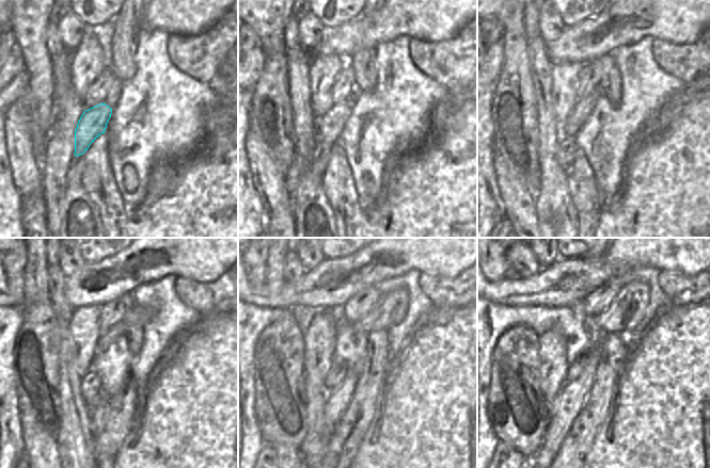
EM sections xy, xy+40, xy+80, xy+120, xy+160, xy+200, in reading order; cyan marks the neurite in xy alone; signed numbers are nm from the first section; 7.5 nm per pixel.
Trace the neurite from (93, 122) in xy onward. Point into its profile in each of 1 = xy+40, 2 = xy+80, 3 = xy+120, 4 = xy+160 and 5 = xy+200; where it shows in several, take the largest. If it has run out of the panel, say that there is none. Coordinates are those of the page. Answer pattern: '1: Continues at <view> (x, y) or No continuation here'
1: Continues at xy+40 (329, 127)
2: Continues at xy+80 (583, 106)
3: Continues at xy+120 (137, 316)
4: Continues at xy+160 (390, 309)
5: Continues at xy+200 (627, 310)

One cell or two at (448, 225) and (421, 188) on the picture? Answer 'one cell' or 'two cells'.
one cell

